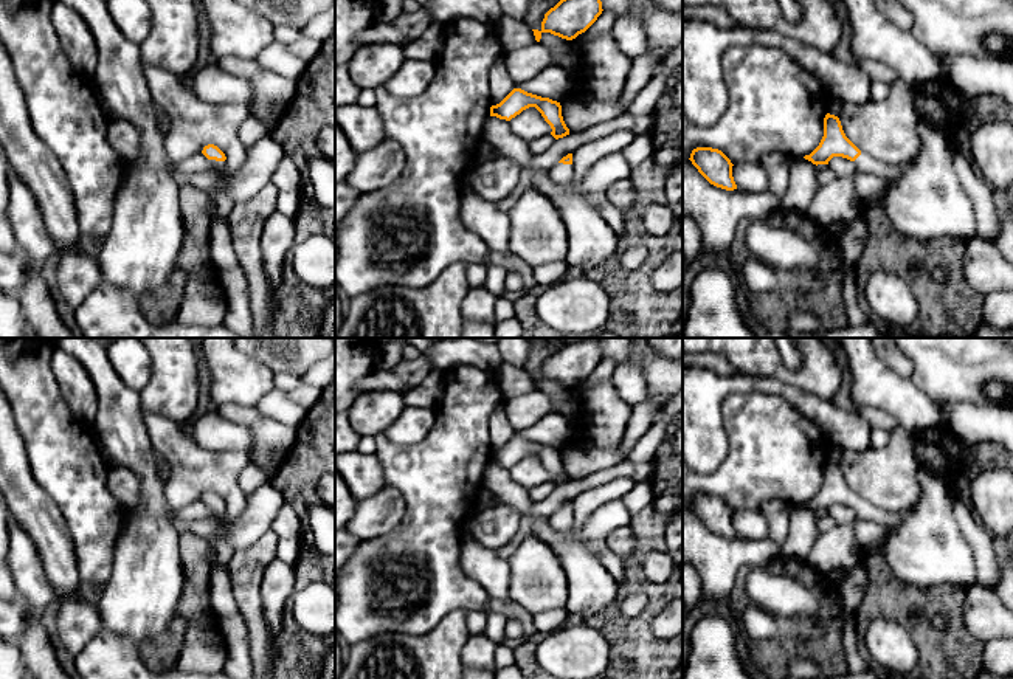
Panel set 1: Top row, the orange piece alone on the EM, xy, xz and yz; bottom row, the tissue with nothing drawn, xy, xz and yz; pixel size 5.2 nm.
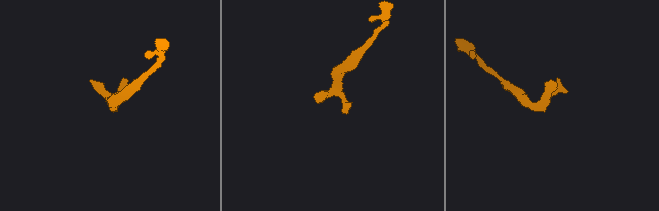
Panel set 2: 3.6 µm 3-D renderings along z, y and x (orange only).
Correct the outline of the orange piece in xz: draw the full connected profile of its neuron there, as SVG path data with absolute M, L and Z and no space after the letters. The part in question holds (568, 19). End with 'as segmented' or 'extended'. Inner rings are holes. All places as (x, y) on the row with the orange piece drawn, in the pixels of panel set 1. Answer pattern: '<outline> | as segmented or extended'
M560 0L541 22L541 29L532 29L540 42L543 33L551 33L566 40L585 33L602 14L600 0Z | as segmented

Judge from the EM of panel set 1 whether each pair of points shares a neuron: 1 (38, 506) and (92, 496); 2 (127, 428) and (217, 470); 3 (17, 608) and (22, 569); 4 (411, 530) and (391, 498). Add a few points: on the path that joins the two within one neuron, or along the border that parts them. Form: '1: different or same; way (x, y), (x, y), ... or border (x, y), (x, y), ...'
1: different; border (31, 473), (61, 512), (70, 535)
2: different; border (141, 410), (141, 422), (155, 450)
3: different; border (19, 594), (34, 610)
4: different; border (391, 485), (401, 493), (405, 515), (374, 538)

